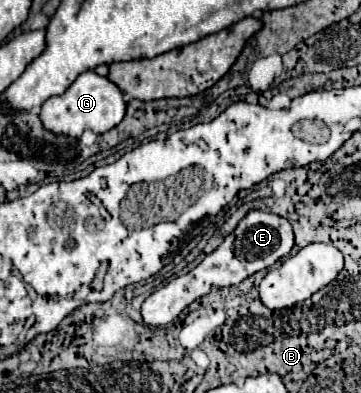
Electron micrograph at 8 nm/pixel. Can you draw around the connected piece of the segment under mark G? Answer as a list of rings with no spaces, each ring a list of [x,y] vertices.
[[[93,70],[83,72],[77,76],[77,80],[65,90],[61,96],[53,96],[43,102],[39,118],[43,120],[43,126],[49,132],[71,136],[71,138],[81,138],[81,134],[89,128],[95,134],[103,134],[111,128],[115,128],[123,116],[125,116],[125,100],[121,90],[103,76],[97,76]]]

